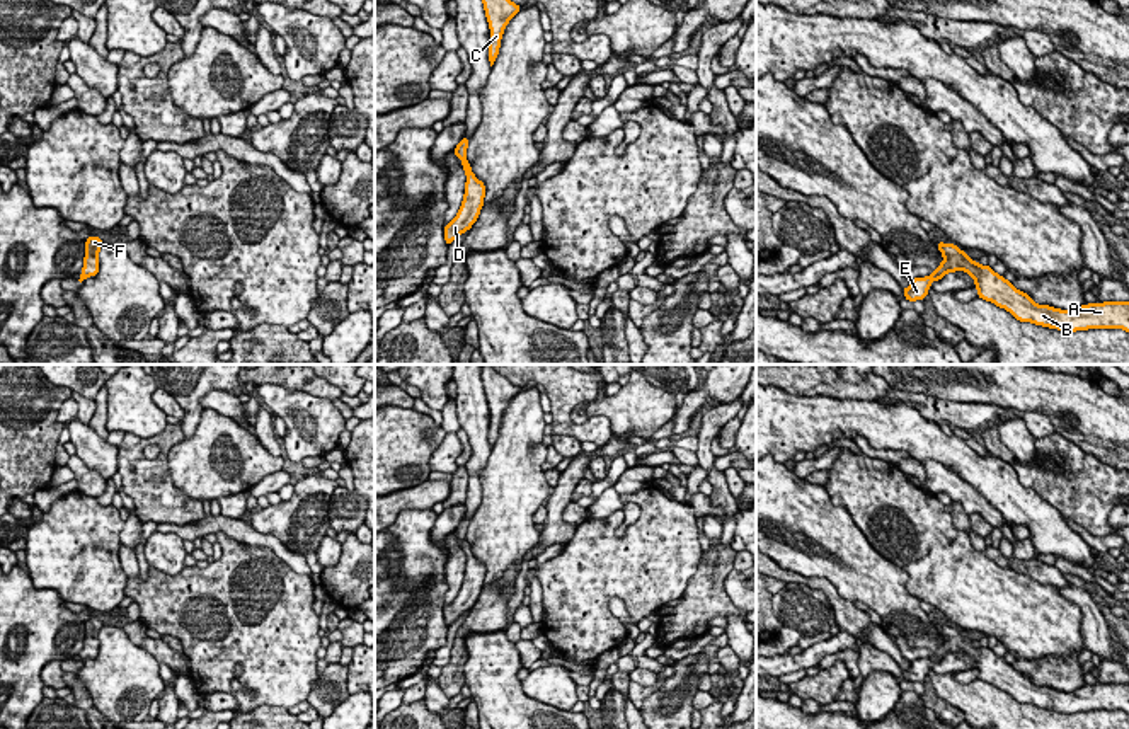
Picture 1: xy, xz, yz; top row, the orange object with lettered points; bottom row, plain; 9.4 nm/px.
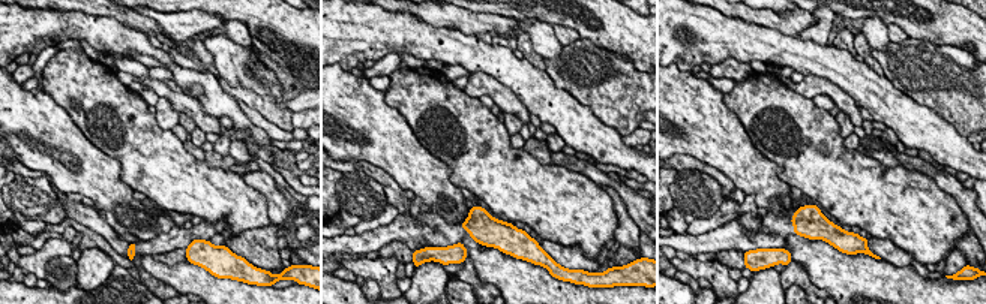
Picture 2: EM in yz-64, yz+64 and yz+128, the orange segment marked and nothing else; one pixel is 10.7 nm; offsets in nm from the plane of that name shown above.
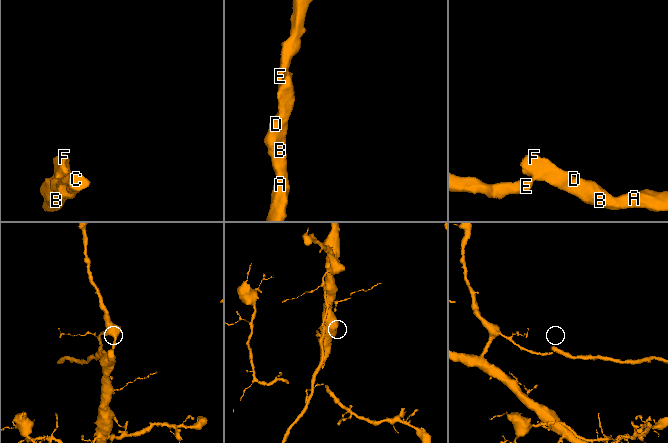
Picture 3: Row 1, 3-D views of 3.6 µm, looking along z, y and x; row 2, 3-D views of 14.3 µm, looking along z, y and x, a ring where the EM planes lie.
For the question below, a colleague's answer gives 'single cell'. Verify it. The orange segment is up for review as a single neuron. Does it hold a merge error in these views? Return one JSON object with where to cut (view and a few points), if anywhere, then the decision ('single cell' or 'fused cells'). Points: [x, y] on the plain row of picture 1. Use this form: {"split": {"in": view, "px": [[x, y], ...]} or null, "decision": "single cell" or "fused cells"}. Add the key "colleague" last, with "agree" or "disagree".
{"split": {"in": "yz", "px": [[928, 658], [932, 661]]}, "decision": "fused cells", "colleague": "disagree"}

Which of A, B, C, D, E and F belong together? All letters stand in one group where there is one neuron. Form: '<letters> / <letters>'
A B D F / C E

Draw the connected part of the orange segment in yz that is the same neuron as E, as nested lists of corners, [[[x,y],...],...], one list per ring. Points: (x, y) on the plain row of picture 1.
[[[930,657],[911,661],[911,666],[908,669],[903,669],[904,680],[909,683],[923,683],[923,680],[928,676],[931,663],[933,661]]]

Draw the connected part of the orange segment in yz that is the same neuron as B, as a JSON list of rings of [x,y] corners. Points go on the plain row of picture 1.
[[[937,623],[943,644],[931,654],[931,661],[940,663],[947,654],[966,652],[974,663],[977,678],[1008,692],[1020,703],[1076,714],[1088,710],[1124,710],[1129,714],[1129,683],[1088,685],[1075,692],[1059,692],[1049,686],[1037,686],[1032,680],[1013,669],[1005,657],[989,647],[974,644],[954,625]]]

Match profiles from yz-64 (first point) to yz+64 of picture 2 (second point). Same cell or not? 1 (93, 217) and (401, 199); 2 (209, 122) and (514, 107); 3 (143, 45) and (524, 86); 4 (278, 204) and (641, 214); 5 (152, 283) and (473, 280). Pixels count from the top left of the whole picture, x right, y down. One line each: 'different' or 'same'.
1: same
2: same
3: same
4: different
5: same

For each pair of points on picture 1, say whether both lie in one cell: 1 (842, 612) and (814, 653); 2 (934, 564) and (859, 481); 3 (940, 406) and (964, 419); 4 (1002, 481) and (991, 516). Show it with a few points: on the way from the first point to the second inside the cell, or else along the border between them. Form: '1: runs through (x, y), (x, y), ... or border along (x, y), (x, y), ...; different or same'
1: border along (842, 629), (860, 641); different
2: runs through (923, 539), (923, 533), (901, 506), (884, 503); same
3: runs through (945, 409), (959, 414); same
4: border along (964, 481), (1008, 523); different

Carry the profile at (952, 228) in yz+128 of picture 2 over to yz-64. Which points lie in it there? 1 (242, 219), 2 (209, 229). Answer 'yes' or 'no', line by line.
1: yes
2: no

